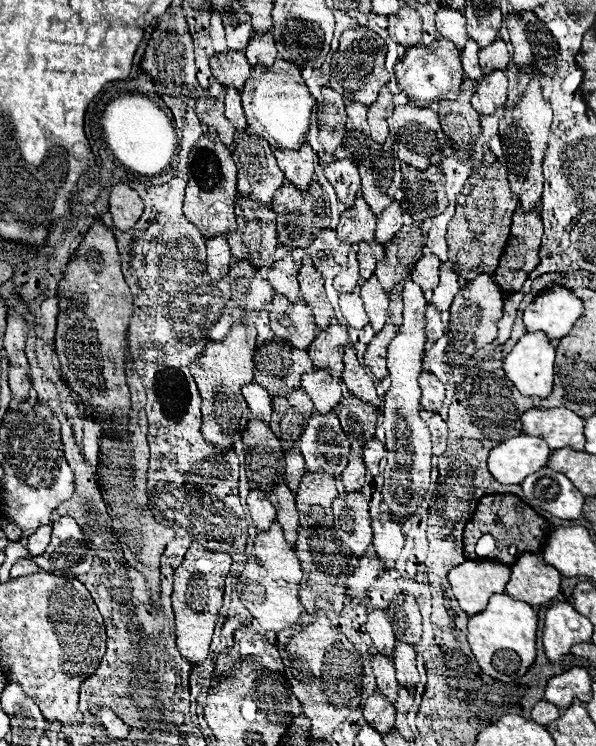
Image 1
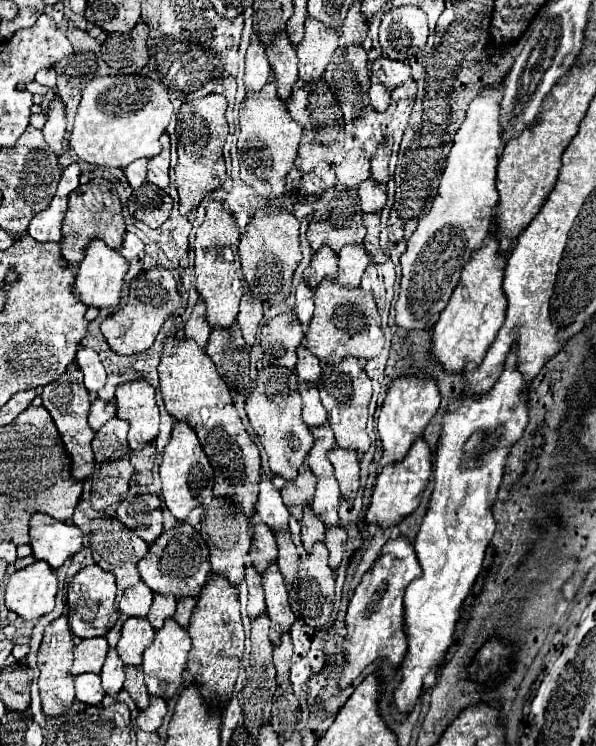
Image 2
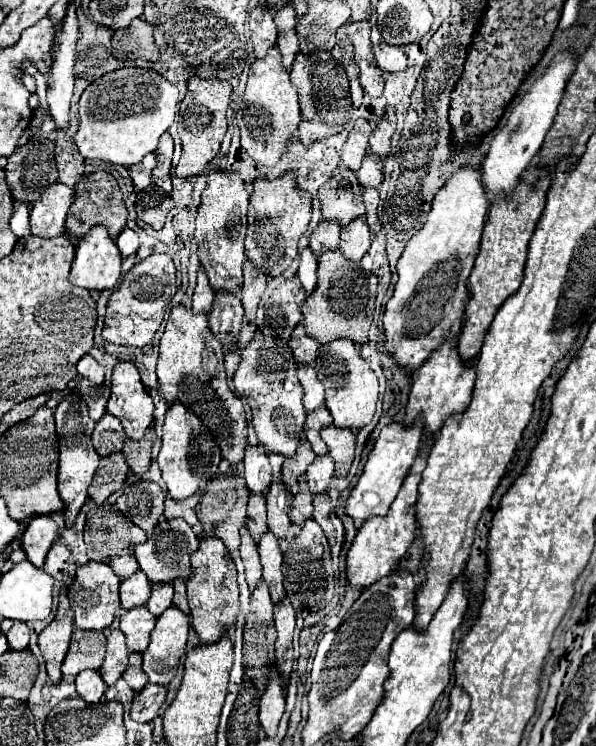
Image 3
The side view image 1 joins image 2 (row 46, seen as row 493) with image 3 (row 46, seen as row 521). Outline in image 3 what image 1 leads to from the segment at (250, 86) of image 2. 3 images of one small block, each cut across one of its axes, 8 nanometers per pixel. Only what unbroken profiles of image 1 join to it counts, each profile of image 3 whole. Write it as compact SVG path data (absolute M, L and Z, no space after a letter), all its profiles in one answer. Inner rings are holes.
M254 8L250 14L250 36L254 44L254 56L264 58L264 54L276 44L276 26L272 14L266 8Z

